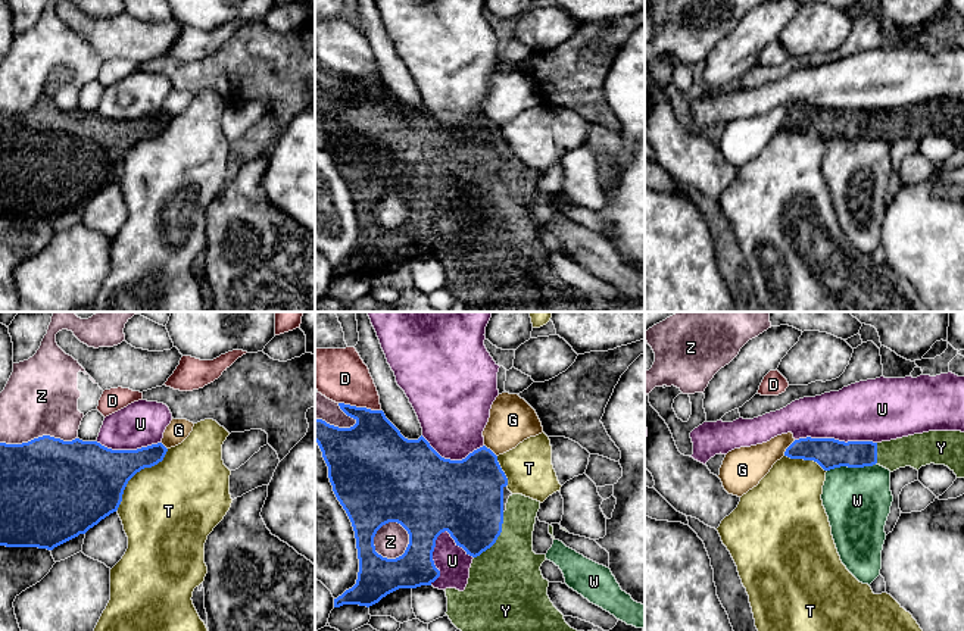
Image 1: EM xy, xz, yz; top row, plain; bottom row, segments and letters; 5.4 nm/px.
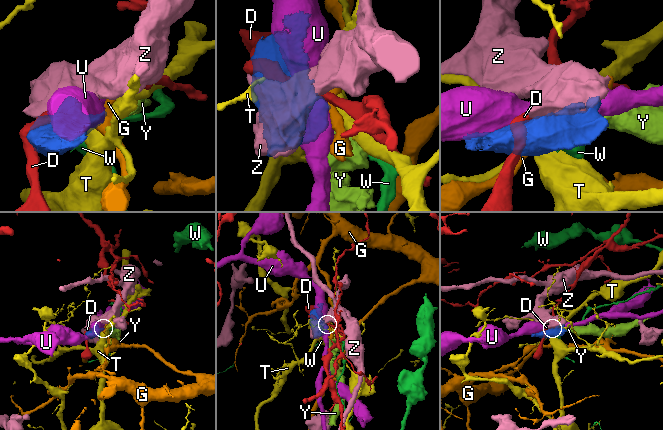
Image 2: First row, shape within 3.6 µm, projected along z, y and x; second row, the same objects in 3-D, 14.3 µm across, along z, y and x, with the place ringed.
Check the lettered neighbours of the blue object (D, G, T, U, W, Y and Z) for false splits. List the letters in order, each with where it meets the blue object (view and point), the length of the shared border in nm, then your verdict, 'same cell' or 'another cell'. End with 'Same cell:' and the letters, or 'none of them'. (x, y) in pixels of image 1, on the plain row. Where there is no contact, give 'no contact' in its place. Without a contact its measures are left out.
D: meets blue in xz at (359, 78); contact 240 nm long; another cell
G: meets blue in yz at (788, 118); contact 110 nm long; another cell
T: meets blue in xy at (136, 143); contact 440 nm long; another cell
U: meets blue in xz at (431, 227); contact 320 nm long; another cell
W: meets blue in yz at (851, 137); contact 280 nm long; another cell
Y: meets blue in xz at (498, 206); contact 300 nm long; same cell
Z: meets blue in xz at (408, 215); contact 220 nm long; another cell
Same cell: Y

